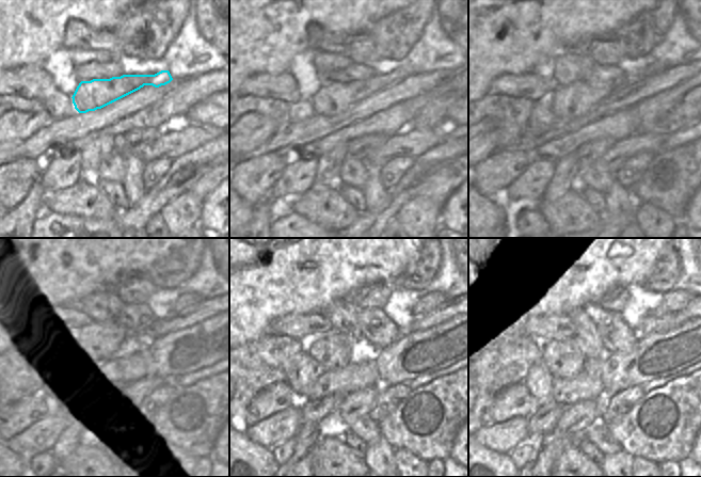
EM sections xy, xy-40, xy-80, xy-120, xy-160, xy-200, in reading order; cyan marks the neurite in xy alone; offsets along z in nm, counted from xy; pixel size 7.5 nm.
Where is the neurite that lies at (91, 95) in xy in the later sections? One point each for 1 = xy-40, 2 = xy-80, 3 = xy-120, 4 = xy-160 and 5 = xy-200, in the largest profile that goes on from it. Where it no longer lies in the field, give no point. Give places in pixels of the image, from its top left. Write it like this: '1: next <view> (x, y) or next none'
1: next xy-40 (333, 98)
2: next xy-80 (576, 99)
3: next xy-120 (96, 345)
4: next xy-160 (333, 350)
5: next xy-200 (566, 360)

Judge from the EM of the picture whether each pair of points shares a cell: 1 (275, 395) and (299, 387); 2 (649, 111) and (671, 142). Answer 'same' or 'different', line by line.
1: different
2: different

